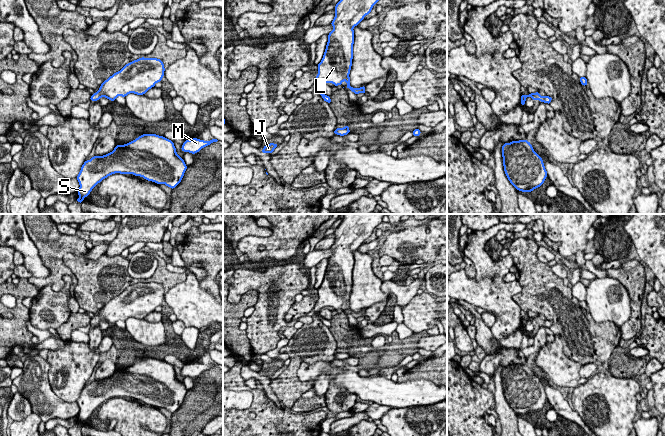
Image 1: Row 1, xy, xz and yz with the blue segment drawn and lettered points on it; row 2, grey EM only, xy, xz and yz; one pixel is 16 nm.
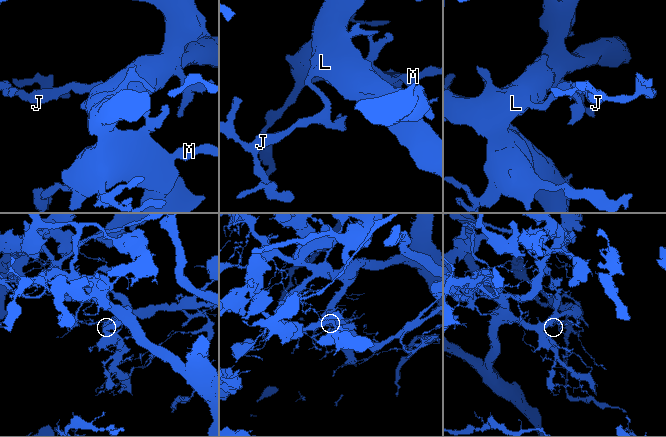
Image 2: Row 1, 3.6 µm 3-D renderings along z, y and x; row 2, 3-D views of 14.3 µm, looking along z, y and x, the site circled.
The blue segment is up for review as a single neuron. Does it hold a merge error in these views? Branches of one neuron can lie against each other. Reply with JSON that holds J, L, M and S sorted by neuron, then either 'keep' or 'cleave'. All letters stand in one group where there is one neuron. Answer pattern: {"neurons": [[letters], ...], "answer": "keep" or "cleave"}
{"neurons": [["J", "L", "M", "S"]], "answer": "keep"}

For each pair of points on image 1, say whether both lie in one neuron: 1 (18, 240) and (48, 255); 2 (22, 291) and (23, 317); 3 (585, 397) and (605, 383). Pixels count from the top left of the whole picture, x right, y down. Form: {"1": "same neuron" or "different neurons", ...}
{"1": "different neurons", "2": "same neuron", "3": "same neuron"}

